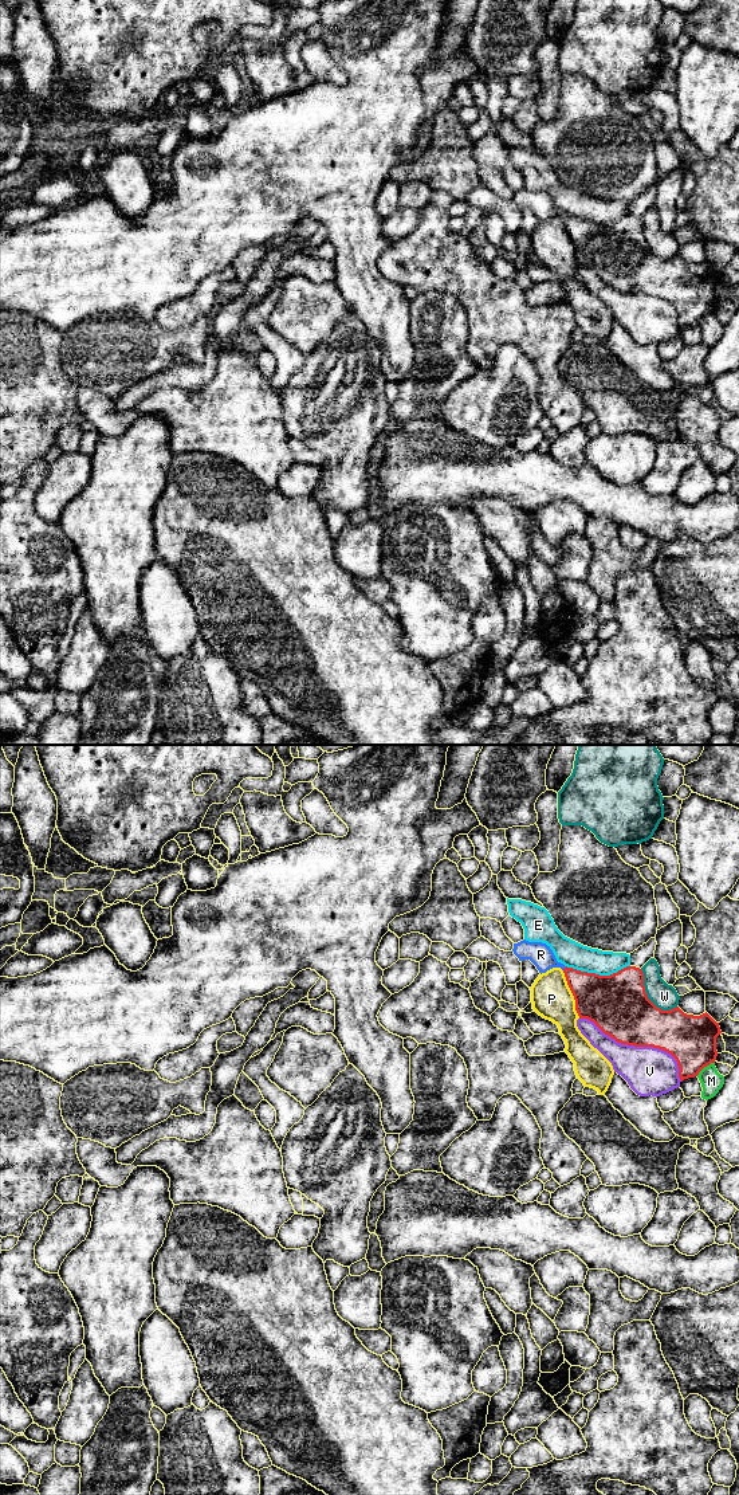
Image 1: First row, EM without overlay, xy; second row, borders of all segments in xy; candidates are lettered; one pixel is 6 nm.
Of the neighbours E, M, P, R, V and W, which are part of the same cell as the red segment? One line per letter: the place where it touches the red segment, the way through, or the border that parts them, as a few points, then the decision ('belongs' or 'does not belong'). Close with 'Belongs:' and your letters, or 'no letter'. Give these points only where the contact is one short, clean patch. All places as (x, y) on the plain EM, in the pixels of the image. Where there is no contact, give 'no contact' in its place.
E: xy (598, 223) | does not belong
M: xy (704, 314) | does not belong
P: xy (573, 243) | does not belong
R: xy (565, 216) | across xy (596, 244), (565, 216), (547, 210), (541, 203) | belongs
V: xy (639, 294) | does not belong
W: xy (647, 246) | does not belong
Belongs: R

